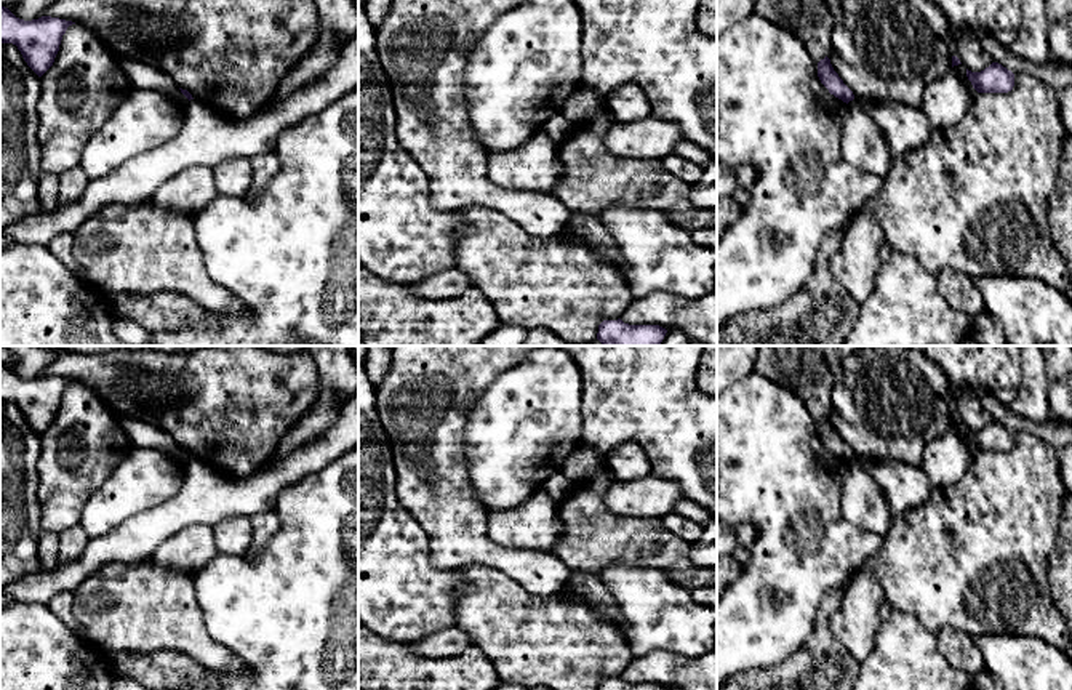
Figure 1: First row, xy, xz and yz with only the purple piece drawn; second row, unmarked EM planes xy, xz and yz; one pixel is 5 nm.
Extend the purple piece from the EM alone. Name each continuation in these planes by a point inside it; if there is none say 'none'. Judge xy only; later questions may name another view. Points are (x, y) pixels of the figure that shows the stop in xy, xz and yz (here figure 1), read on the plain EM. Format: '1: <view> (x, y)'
none

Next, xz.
none

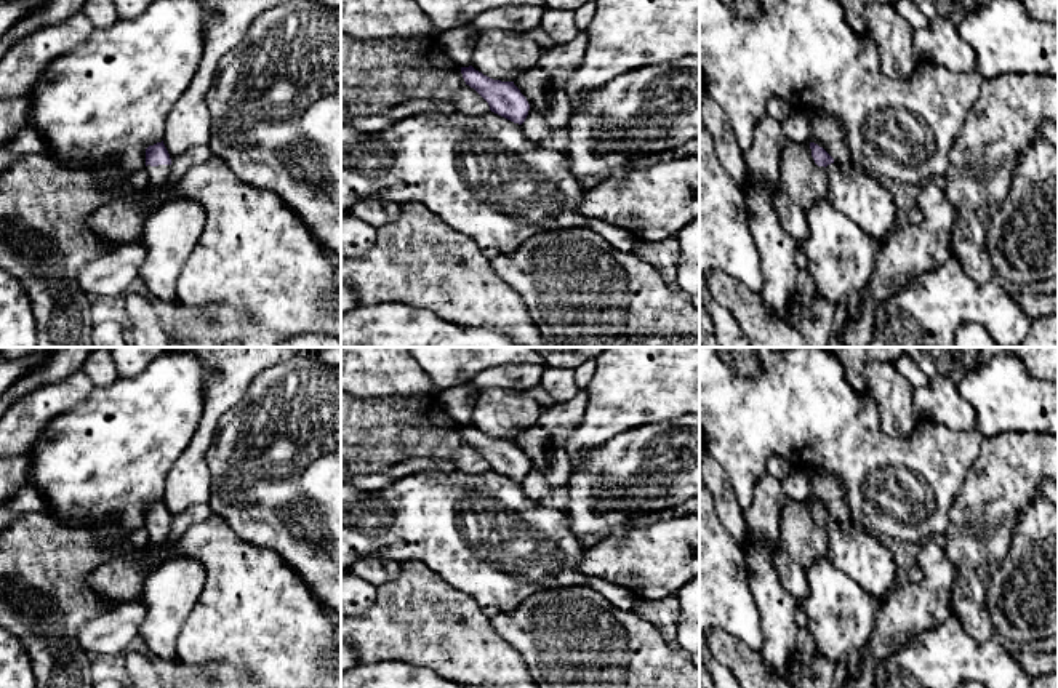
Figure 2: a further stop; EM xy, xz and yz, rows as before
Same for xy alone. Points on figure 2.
1: xy (255, 612)

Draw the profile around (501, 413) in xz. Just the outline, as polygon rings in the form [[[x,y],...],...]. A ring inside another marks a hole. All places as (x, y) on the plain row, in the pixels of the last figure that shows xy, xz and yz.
[[[488,387],[479,394],[471,424],[493,438],[514,440],[533,427],[543,411],[527,392]]]

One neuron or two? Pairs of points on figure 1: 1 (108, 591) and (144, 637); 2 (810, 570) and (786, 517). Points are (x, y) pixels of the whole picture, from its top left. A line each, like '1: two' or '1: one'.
1: one
2: one

